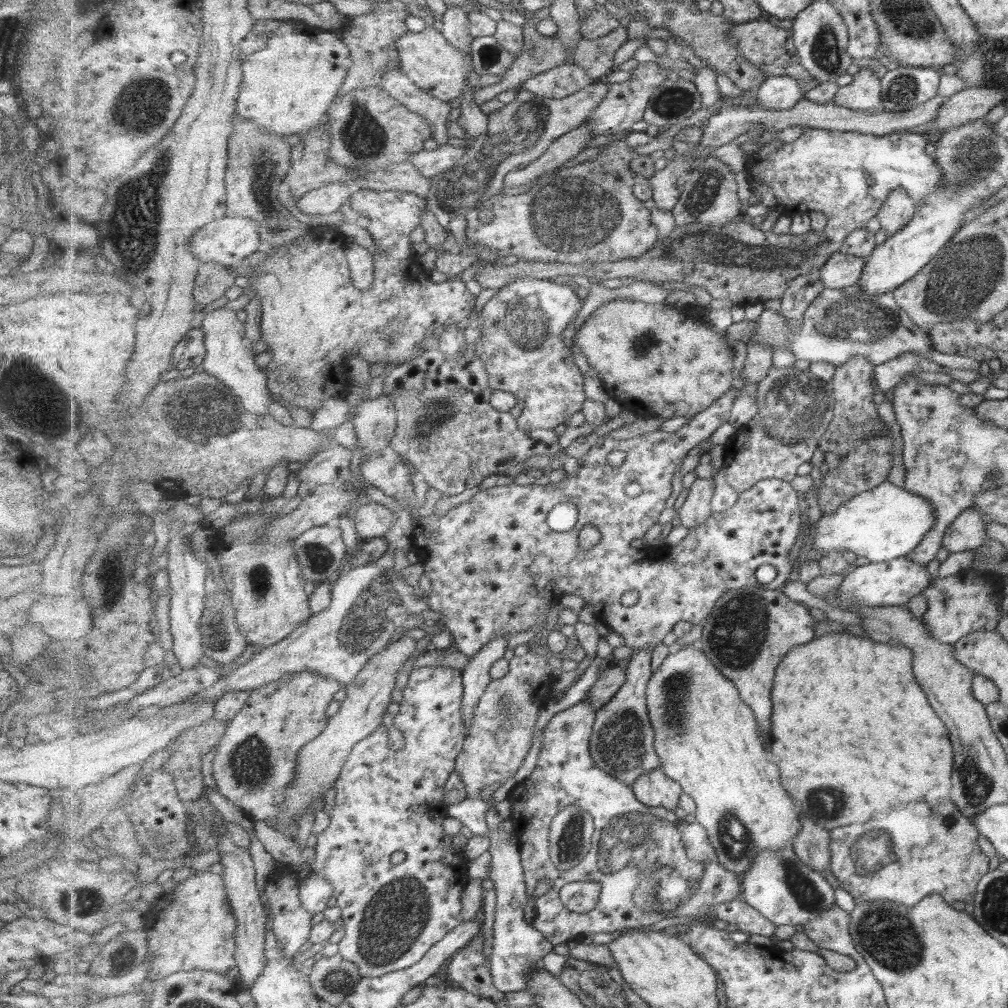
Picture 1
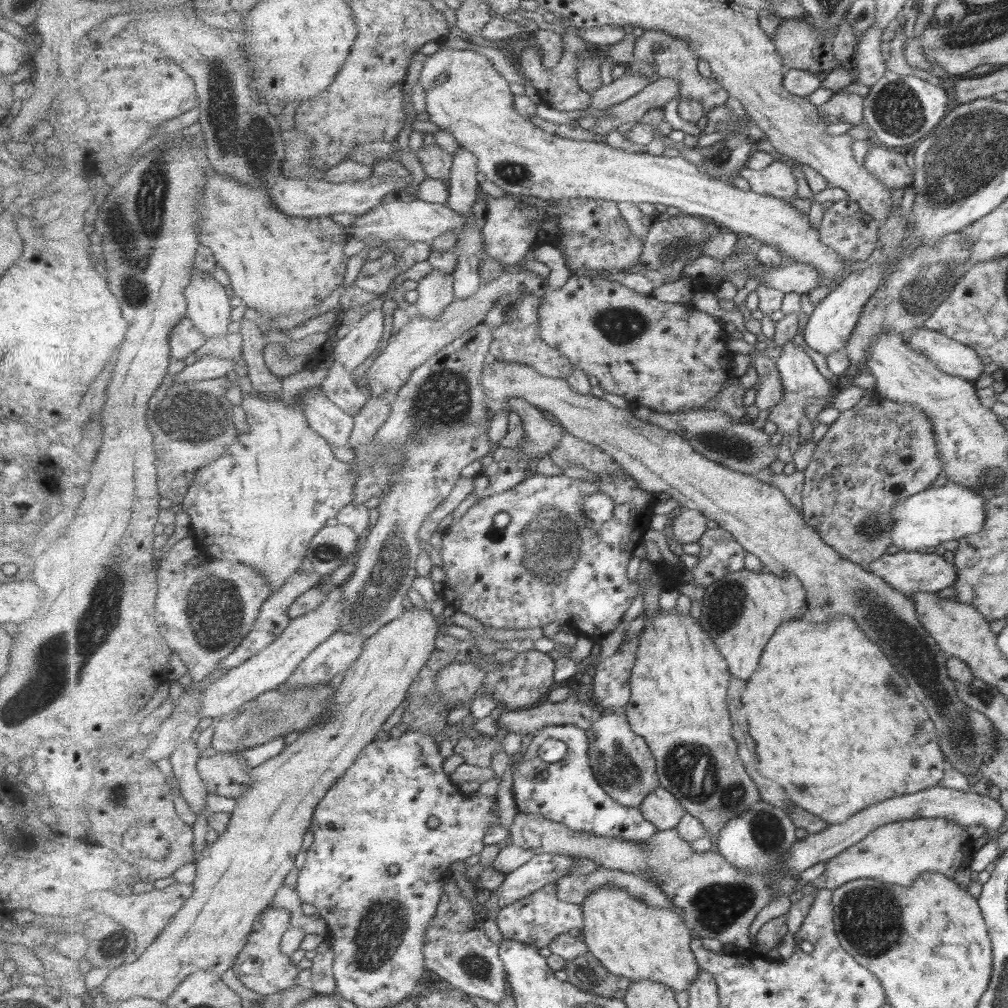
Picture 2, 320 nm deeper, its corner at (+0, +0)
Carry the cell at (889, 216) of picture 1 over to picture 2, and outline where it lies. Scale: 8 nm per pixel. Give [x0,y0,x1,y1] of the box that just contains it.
[862,144,914,192]

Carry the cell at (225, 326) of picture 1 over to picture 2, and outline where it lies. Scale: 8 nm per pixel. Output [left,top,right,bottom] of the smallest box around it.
[185,266,231,337]

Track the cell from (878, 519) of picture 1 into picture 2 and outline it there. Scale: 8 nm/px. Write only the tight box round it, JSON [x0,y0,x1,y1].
[890,481,985,551]

